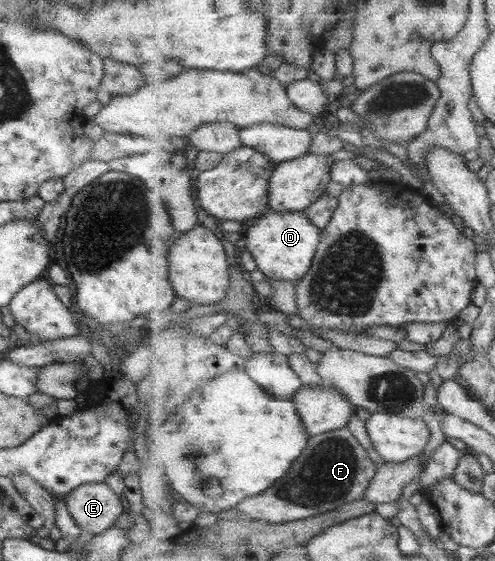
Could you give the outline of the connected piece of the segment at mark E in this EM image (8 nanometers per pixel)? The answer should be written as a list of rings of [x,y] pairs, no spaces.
[[[103,482],[78,485],[69,490],[62,499],[72,520],[82,532],[92,534],[112,527],[117,516],[122,514],[125,503],[122,497],[114,494]]]

